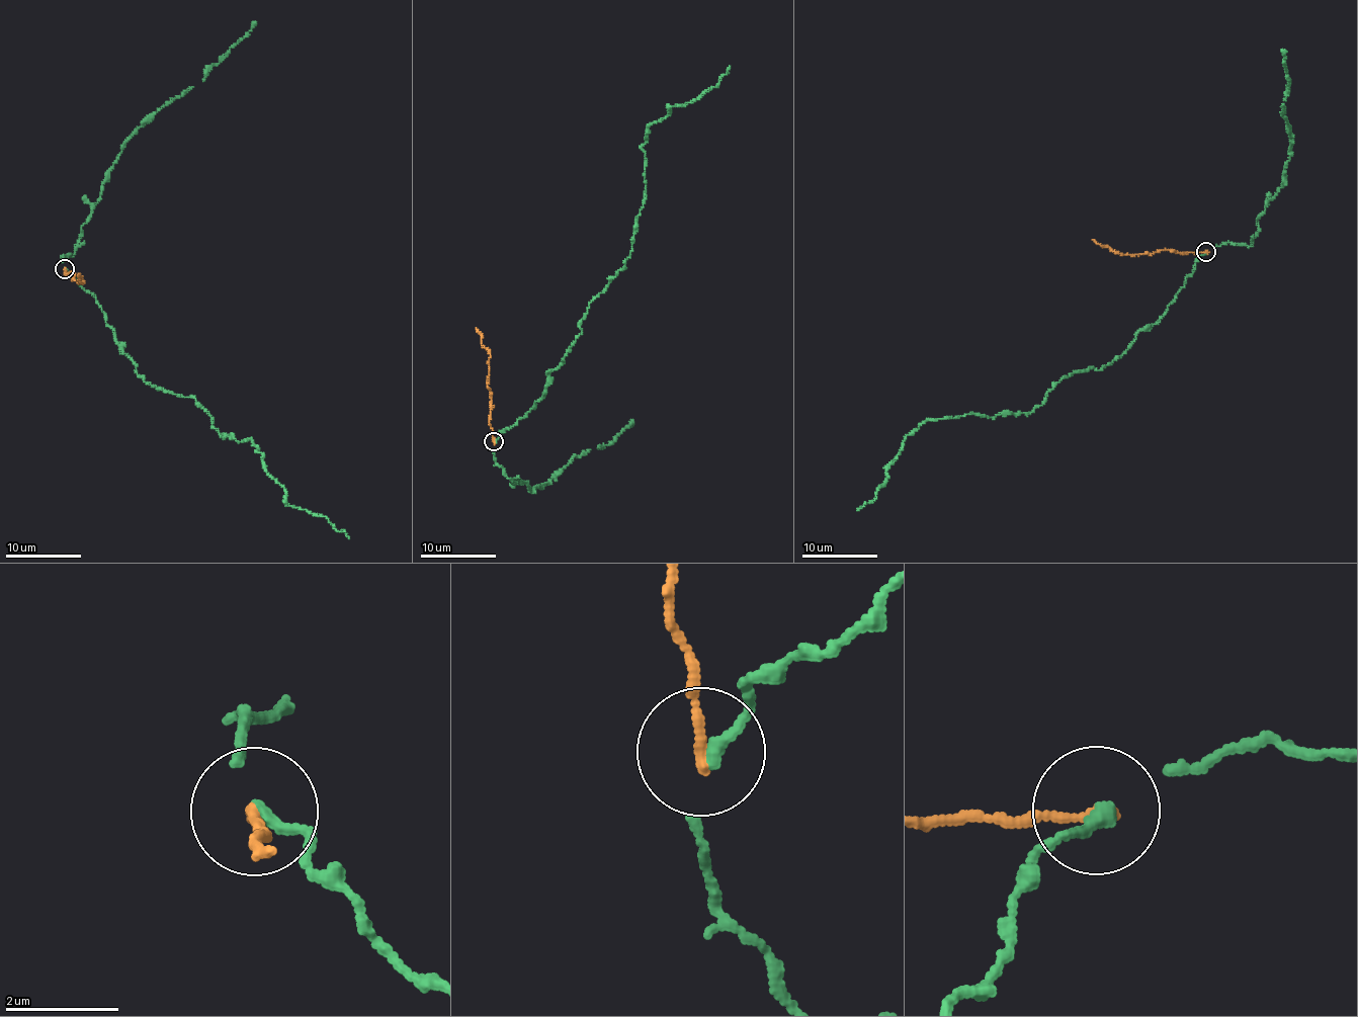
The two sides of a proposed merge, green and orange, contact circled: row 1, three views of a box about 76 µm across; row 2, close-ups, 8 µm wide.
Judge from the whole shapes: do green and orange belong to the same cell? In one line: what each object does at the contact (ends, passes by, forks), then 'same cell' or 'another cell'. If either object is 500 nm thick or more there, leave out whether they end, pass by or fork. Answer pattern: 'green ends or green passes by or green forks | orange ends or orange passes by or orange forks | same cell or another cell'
green passes by | orange ends | another cell

